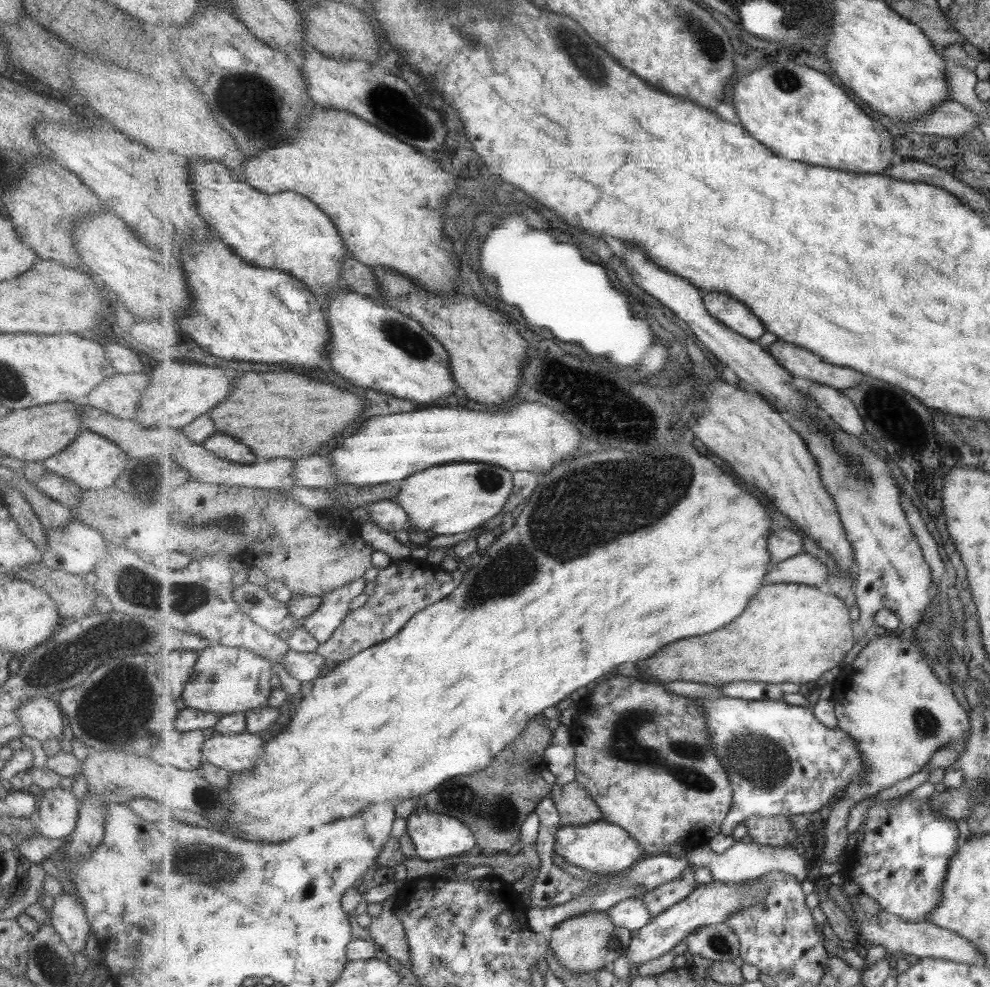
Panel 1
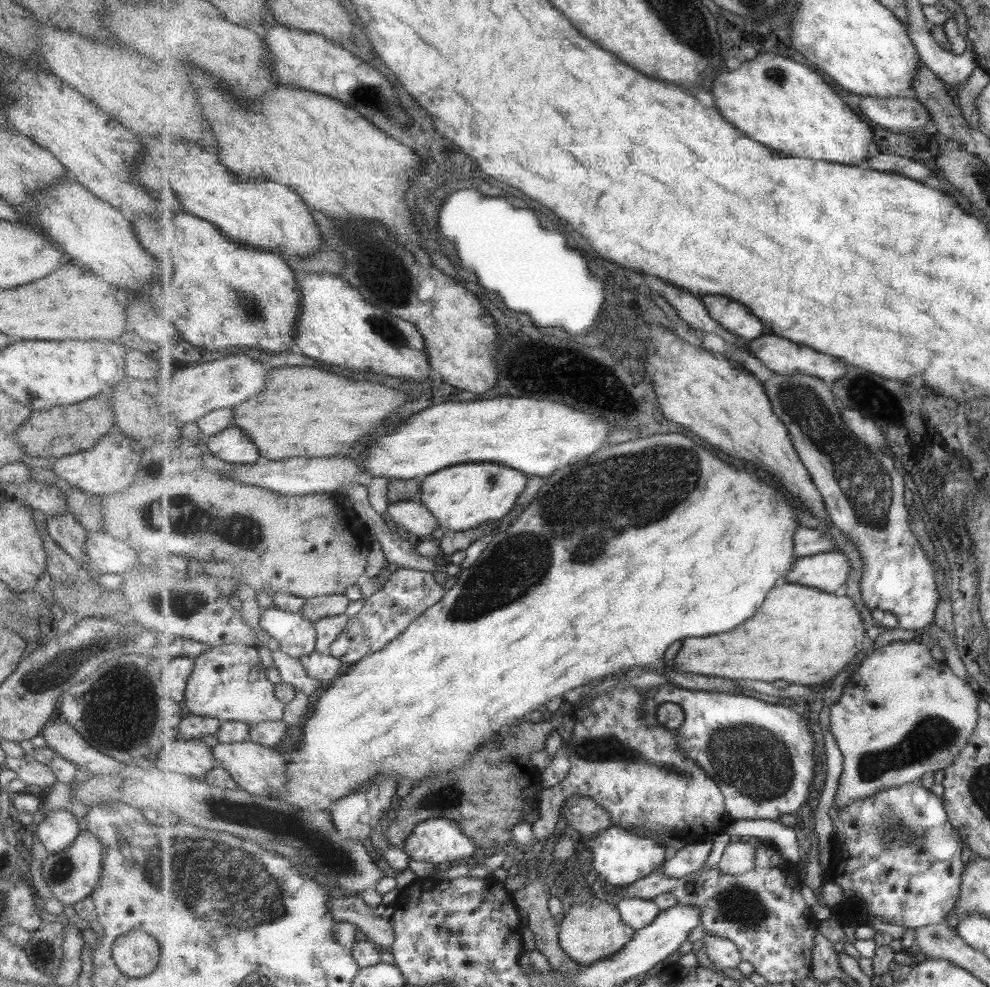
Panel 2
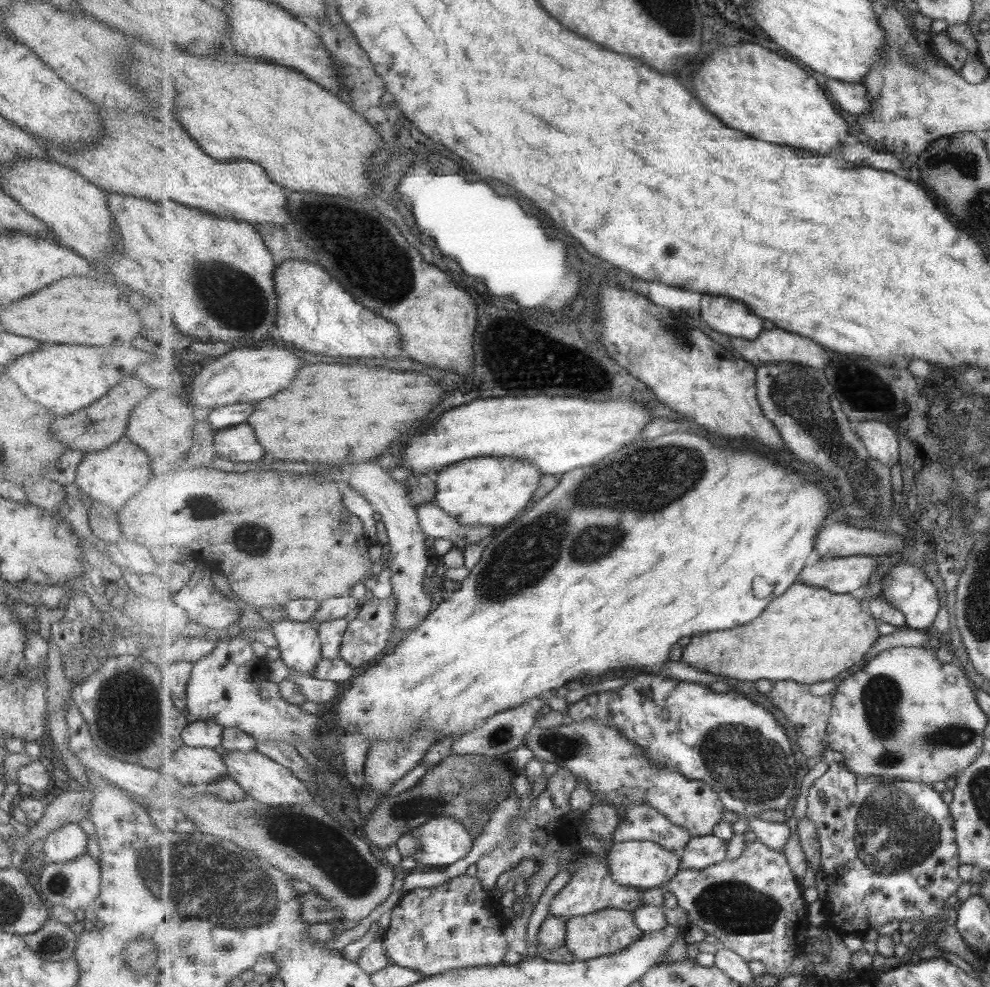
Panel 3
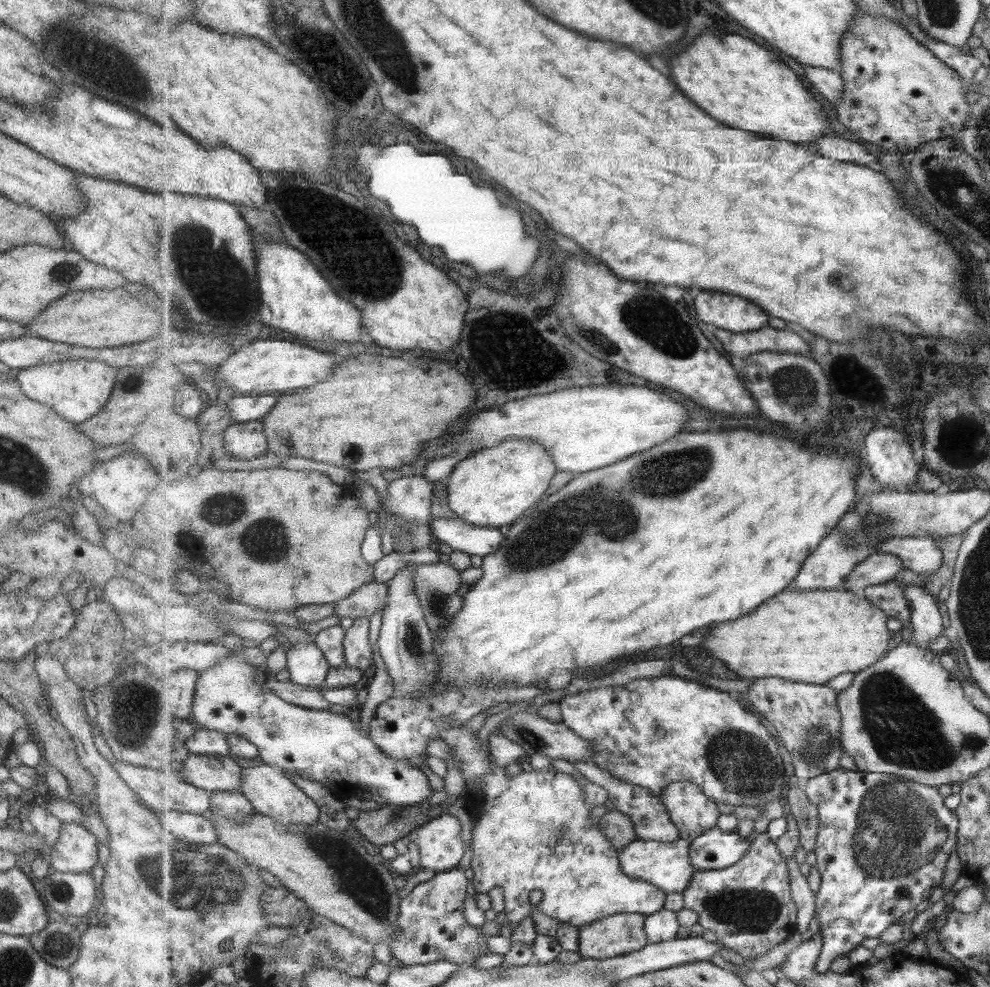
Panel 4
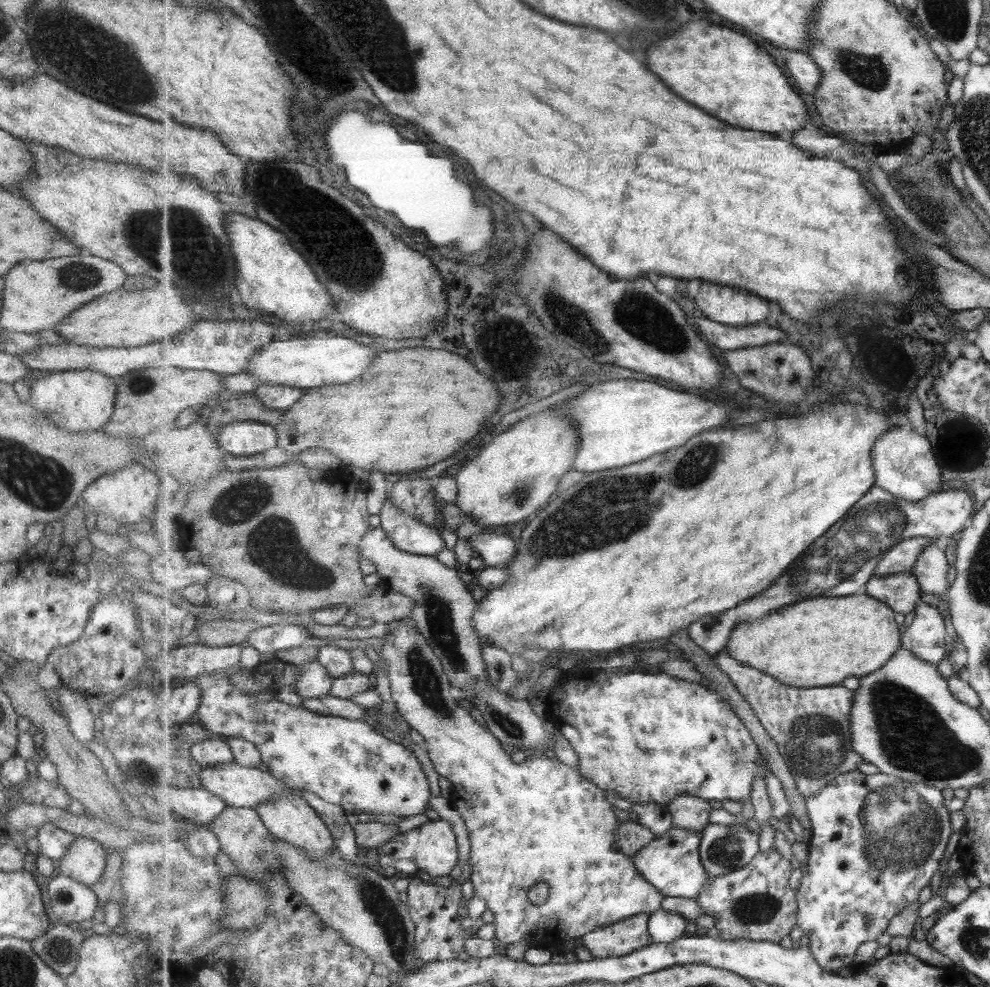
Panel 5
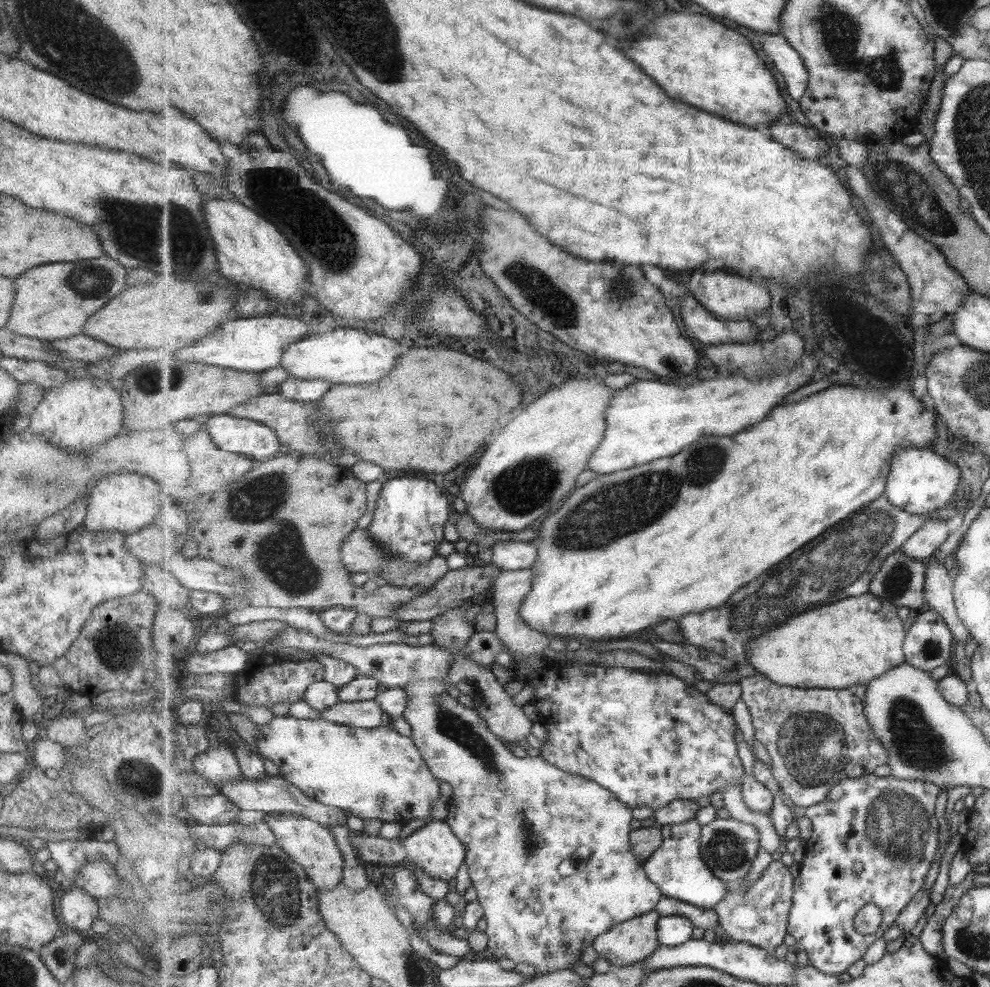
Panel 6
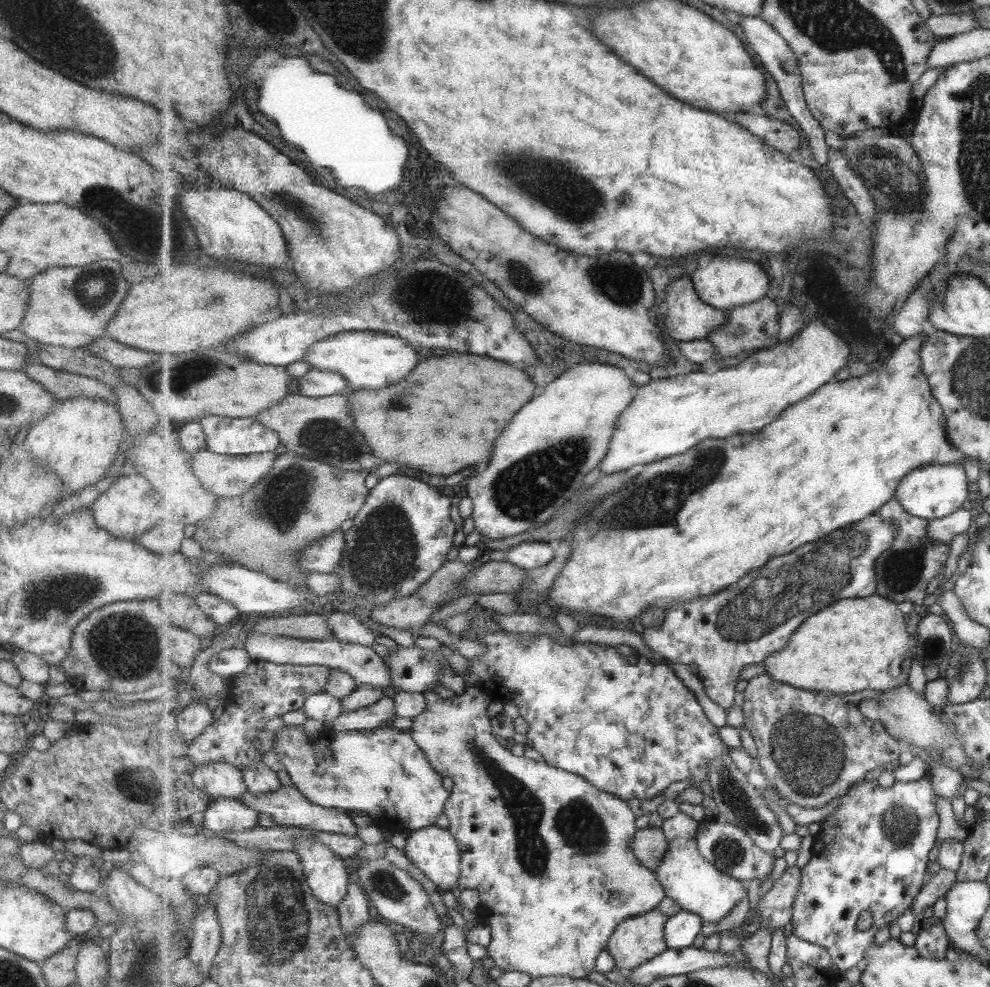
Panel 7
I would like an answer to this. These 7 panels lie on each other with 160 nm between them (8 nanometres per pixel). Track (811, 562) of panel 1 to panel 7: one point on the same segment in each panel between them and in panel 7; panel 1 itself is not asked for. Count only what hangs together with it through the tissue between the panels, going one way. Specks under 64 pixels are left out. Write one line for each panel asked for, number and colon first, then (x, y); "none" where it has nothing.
2: (828, 572)
3: (849, 575)
4: (879, 568)
5: (902, 559)
6: (923, 545)
7: (943, 530)

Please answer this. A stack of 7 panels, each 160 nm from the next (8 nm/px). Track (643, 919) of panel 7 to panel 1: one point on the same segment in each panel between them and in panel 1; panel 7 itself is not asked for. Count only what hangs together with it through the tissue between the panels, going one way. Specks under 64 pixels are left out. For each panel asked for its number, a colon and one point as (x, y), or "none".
1: (585, 944)
2: (593, 930)
3: (611, 930)
4: (621, 934)
5: (619, 939)
6: (630, 942)

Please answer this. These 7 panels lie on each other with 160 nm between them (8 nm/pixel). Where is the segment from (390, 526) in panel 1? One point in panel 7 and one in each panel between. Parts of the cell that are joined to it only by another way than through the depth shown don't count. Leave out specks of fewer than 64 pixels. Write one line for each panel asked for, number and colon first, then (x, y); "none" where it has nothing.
2: (412, 515)
3: (436, 523)
4: (475, 540)
5: (495, 550)
6: (506, 556)
7: (529, 555)

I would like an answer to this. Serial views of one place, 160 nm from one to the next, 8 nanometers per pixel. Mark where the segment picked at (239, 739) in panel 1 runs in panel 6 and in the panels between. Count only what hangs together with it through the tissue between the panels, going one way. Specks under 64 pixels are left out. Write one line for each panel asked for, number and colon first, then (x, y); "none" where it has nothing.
2: (259, 770)
3: (267, 781)
4: (271, 791)
5: (290, 818)
6: (314, 846)

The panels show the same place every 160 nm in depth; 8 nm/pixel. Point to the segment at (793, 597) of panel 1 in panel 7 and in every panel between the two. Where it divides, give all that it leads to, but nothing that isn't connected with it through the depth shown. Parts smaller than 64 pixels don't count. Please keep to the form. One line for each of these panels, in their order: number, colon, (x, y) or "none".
2: (802, 635)
3: (808, 634)
4: (810, 636)
5: (822, 641)
6: (859, 639)
7: (862, 644)

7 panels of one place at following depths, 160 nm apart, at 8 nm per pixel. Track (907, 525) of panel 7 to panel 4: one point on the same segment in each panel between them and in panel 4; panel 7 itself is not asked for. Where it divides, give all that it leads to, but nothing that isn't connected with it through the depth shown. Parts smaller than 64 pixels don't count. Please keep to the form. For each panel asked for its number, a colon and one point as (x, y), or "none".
4: (890, 597)
5: (902, 592)
6: (902, 579)

